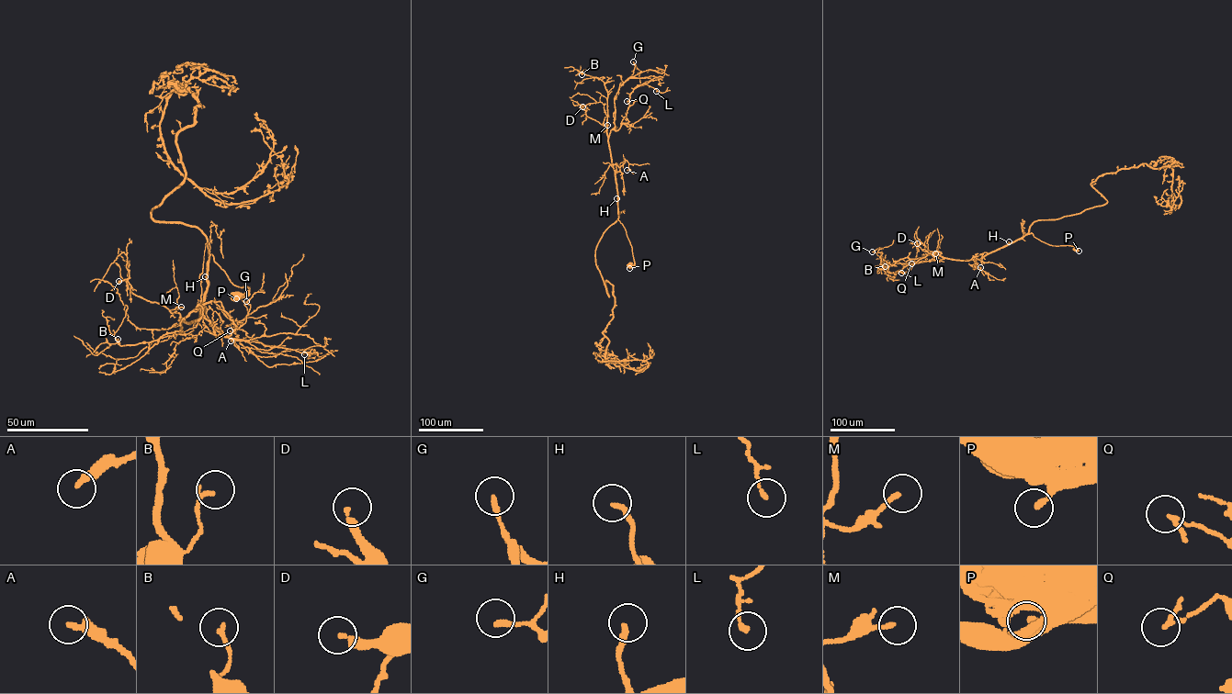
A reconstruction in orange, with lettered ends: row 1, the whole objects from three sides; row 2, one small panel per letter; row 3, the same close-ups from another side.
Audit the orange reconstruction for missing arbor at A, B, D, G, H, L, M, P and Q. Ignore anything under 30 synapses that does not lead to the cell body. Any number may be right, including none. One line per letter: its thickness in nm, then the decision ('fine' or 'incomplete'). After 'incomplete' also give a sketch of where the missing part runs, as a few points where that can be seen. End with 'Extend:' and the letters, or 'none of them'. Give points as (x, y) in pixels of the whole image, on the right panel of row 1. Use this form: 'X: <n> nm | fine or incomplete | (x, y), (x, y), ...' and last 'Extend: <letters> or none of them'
A: 280 nm | fine
B: 170 nm | fine
D: 260 nm | fine
G: 190 nm | fine
H: 200 nm | fine
L: 160 nm | fine
M: 170 nm | fine
P: 240 nm | fine
Q: 120 nm | fine
Extend: none of them

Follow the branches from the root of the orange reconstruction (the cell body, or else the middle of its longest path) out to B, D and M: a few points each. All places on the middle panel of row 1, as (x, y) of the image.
B: (629, 264), (634, 263), (632, 247), (618, 219), (616, 178), (606, 134), (607, 92), (600, 79), (582, 74)
D: (629, 264), (634, 263), (632, 247), (618, 219), (616, 178), (607, 132), (603, 125), (586, 116), (582, 106)
M: (629, 264), (633, 265), (634, 261), (626, 230), (618, 219), (615, 172), (604, 127), (607, 125)

